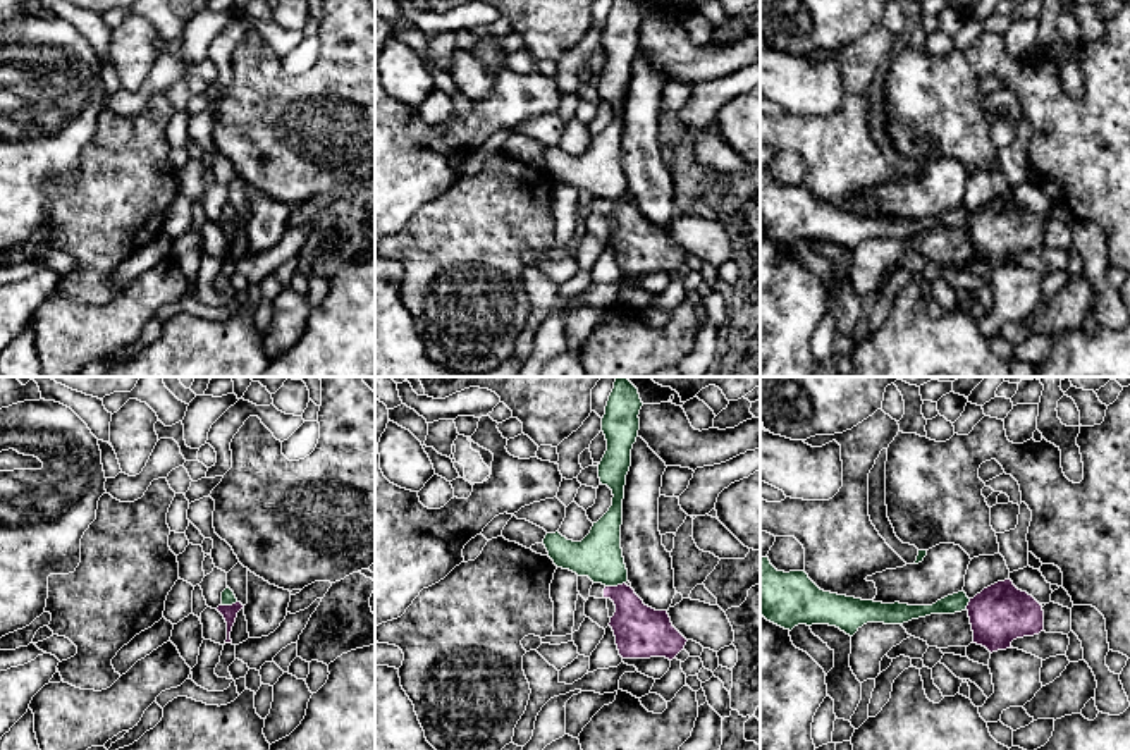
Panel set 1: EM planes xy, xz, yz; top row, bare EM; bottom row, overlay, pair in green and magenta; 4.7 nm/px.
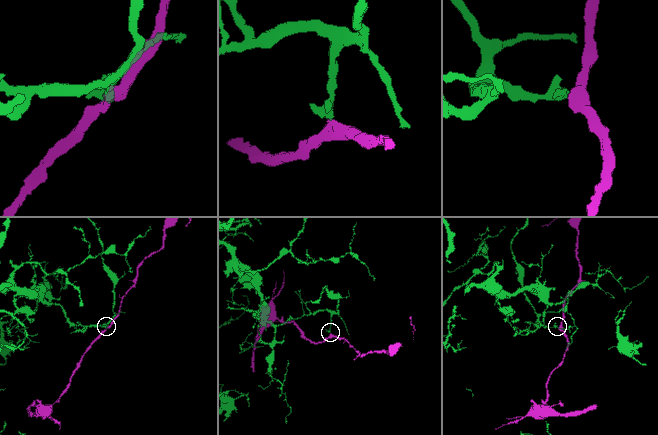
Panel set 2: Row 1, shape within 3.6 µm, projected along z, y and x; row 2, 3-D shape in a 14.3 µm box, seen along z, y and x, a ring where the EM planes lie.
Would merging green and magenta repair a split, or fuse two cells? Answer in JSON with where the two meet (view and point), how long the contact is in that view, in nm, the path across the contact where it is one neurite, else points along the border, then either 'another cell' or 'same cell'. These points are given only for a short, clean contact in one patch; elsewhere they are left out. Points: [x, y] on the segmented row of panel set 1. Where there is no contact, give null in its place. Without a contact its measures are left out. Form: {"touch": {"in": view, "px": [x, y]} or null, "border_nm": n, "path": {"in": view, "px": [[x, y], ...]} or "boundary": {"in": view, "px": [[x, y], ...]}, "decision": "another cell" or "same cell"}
{"touch": {"in": "xz", "px": [614, 585]}, "border_nm": 100, "boundary": {"in": "xz", "px": [[625, 582], [606, 587]]}, "decision": "another cell"}

